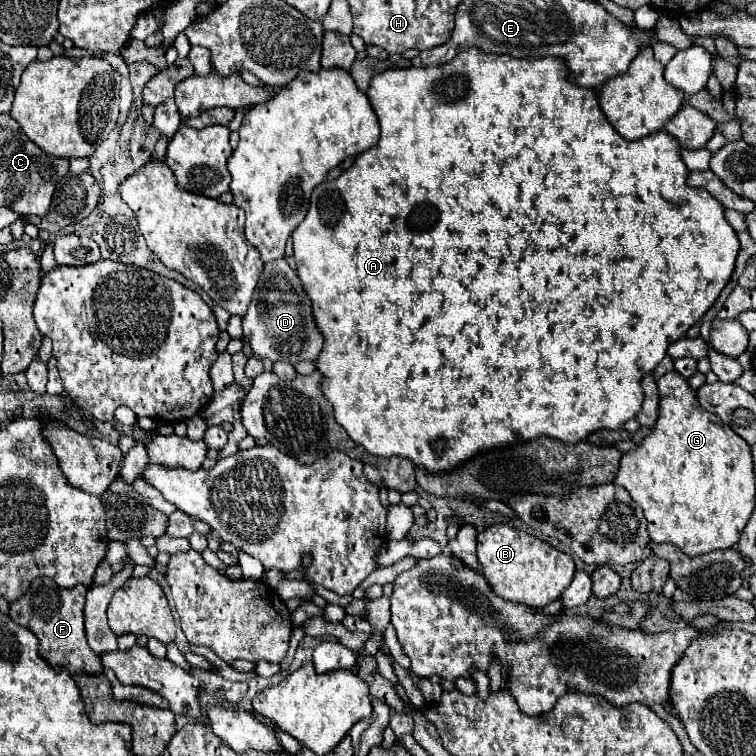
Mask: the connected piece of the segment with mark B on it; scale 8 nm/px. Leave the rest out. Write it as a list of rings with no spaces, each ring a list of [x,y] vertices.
[[[506,524],[488,526],[478,534],[478,560],[482,564],[482,574],[500,598],[526,604],[528,608],[540,608],[558,600],[576,572],[570,554],[564,554],[548,542]]]

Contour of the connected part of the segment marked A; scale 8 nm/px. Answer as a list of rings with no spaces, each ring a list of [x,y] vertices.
[[[472,48],[466,50],[464,54],[456,56],[452,62],[444,64],[444,66],[424,66],[424,68],[396,68],[396,70],[384,70],[380,74],[376,74],[370,80],[370,88],[368,88],[368,98],[370,104],[382,124],[382,140],[370,148],[368,152],[362,152],[354,164],[342,172],[336,180],[332,182],[322,182],[320,186],[314,188],[312,198],[310,198],[310,210],[306,214],[306,218],[296,226],[296,230],[292,232],[292,242],[294,242],[294,258],[296,258],[296,272],[300,276],[300,280],[304,282],[308,296],[312,300],[312,308],[316,312],[316,324],[320,326],[320,332],[324,334],[324,350],[320,352],[320,360],[316,360],[318,370],[324,374],[324,382],[322,382],[322,390],[326,394],[326,398],[330,400],[330,404],[334,406],[334,416],[336,422],[348,432],[348,436],[364,446],[370,454],[374,456],[406,456],[410,458],[416,466],[424,466],[430,472],[440,472],[440,470],[448,470],[458,466],[460,462],[476,456],[478,452],[484,452],[488,448],[500,448],[506,444],[516,442],[520,436],[522,440],[530,440],[530,438],[538,438],[538,436],[550,436],[550,438],[558,438],[564,440],[568,444],[576,444],[580,440],[584,440],[590,432],[602,430],[602,428],[610,428],[610,430],[618,430],[622,428],[624,422],[632,420],[642,406],[642,388],[640,388],[640,380],[642,376],[650,374],[666,356],[666,348],[682,338],[688,328],[692,328],[708,310],[710,306],[716,302],[716,298],[720,296],[722,288],[728,284],[732,272],[734,272],[734,262],[740,250],[740,242],[736,236],[736,230],[728,224],[726,216],[724,216],[724,206],[710,196],[706,190],[700,188],[690,188],[686,184],[688,178],[688,168],[682,162],[680,156],[680,142],[666,134],[664,130],[646,136],[642,140],[626,140],[622,138],[614,126],[608,122],[606,114],[602,112],[600,104],[598,104],[598,92],[592,88],[582,88],[578,84],[572,84],[568,78],[568,66],[564,64],[564,60],[556,58],[556,56],[544,56],[544,58],[510,58],[504,54],[486,54],[480,48]]]

